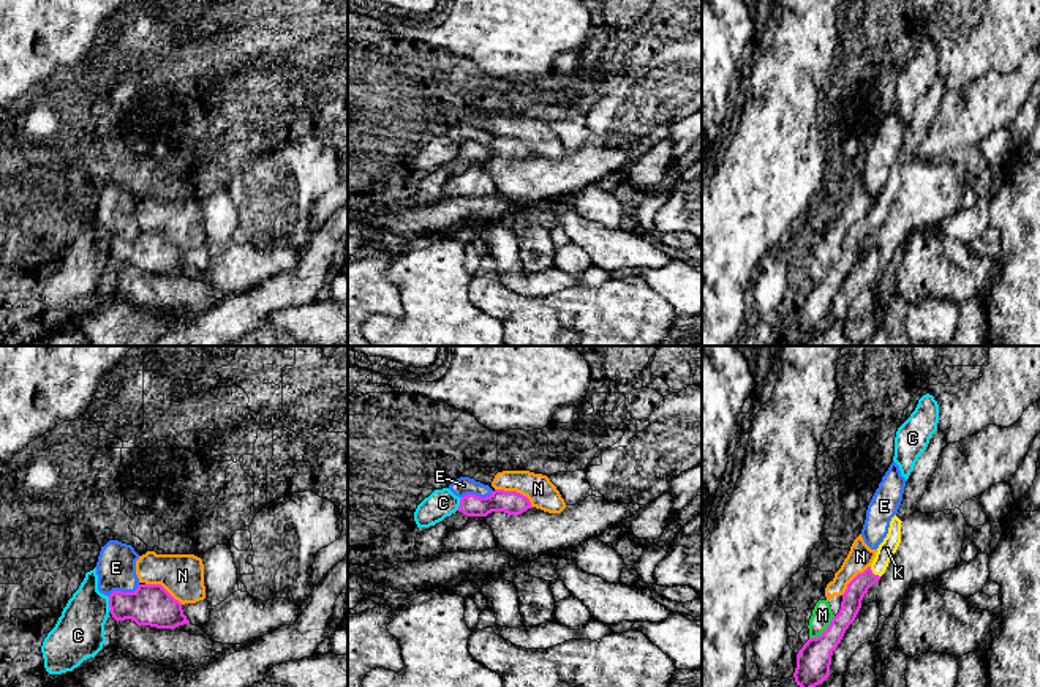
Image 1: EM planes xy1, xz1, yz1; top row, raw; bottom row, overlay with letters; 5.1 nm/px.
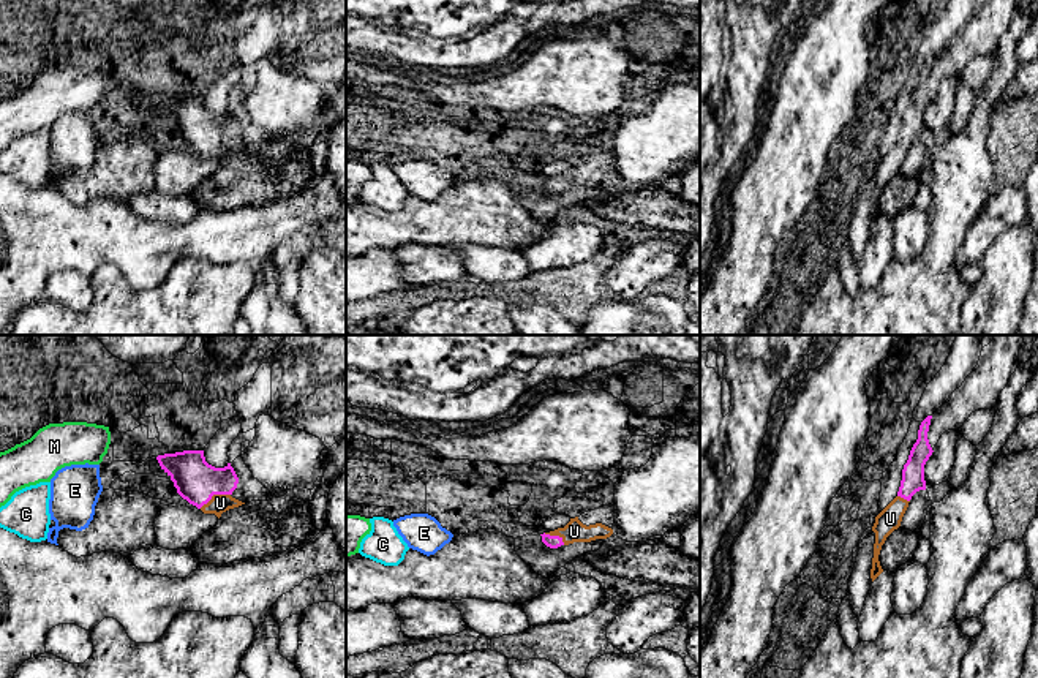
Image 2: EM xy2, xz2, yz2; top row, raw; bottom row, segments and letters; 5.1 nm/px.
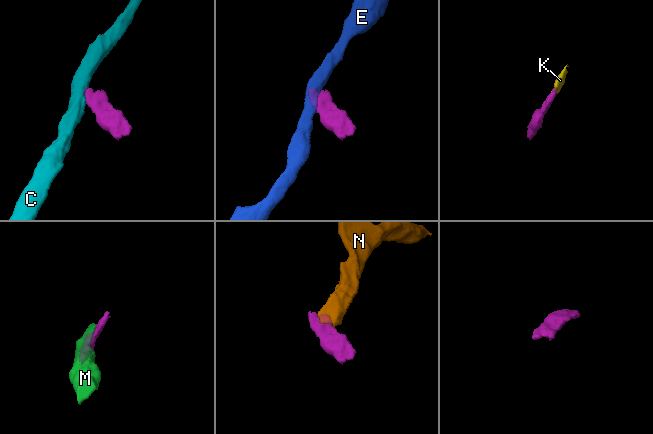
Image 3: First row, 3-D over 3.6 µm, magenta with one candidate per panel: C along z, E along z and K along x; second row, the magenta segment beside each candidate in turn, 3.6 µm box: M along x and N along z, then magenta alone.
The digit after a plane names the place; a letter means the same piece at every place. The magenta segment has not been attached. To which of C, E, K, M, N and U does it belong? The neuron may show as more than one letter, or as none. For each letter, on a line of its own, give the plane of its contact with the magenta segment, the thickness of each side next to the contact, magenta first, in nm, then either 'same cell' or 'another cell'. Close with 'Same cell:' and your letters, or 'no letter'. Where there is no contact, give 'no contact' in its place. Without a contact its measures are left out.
C: xy1 | 220/260 nm | another cell
E: xy1 | 220/200 nm | another cell
K: yz1 | 100/90 nm | same cell
M: yz1 | 180/110 nm | another cell
N: xz1 | 120/150 nm | another cell
U: xy2 | 220/100 nm | same cell
Same cell: K, U

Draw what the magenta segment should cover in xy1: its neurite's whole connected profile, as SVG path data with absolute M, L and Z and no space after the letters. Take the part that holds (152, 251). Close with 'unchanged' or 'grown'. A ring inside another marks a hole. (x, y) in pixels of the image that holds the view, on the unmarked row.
M139 231L134 238L114 237L109 242L109 259L119 267L131 265L138 272L175 275L188 270L182 250L161 231Z; unchanged

